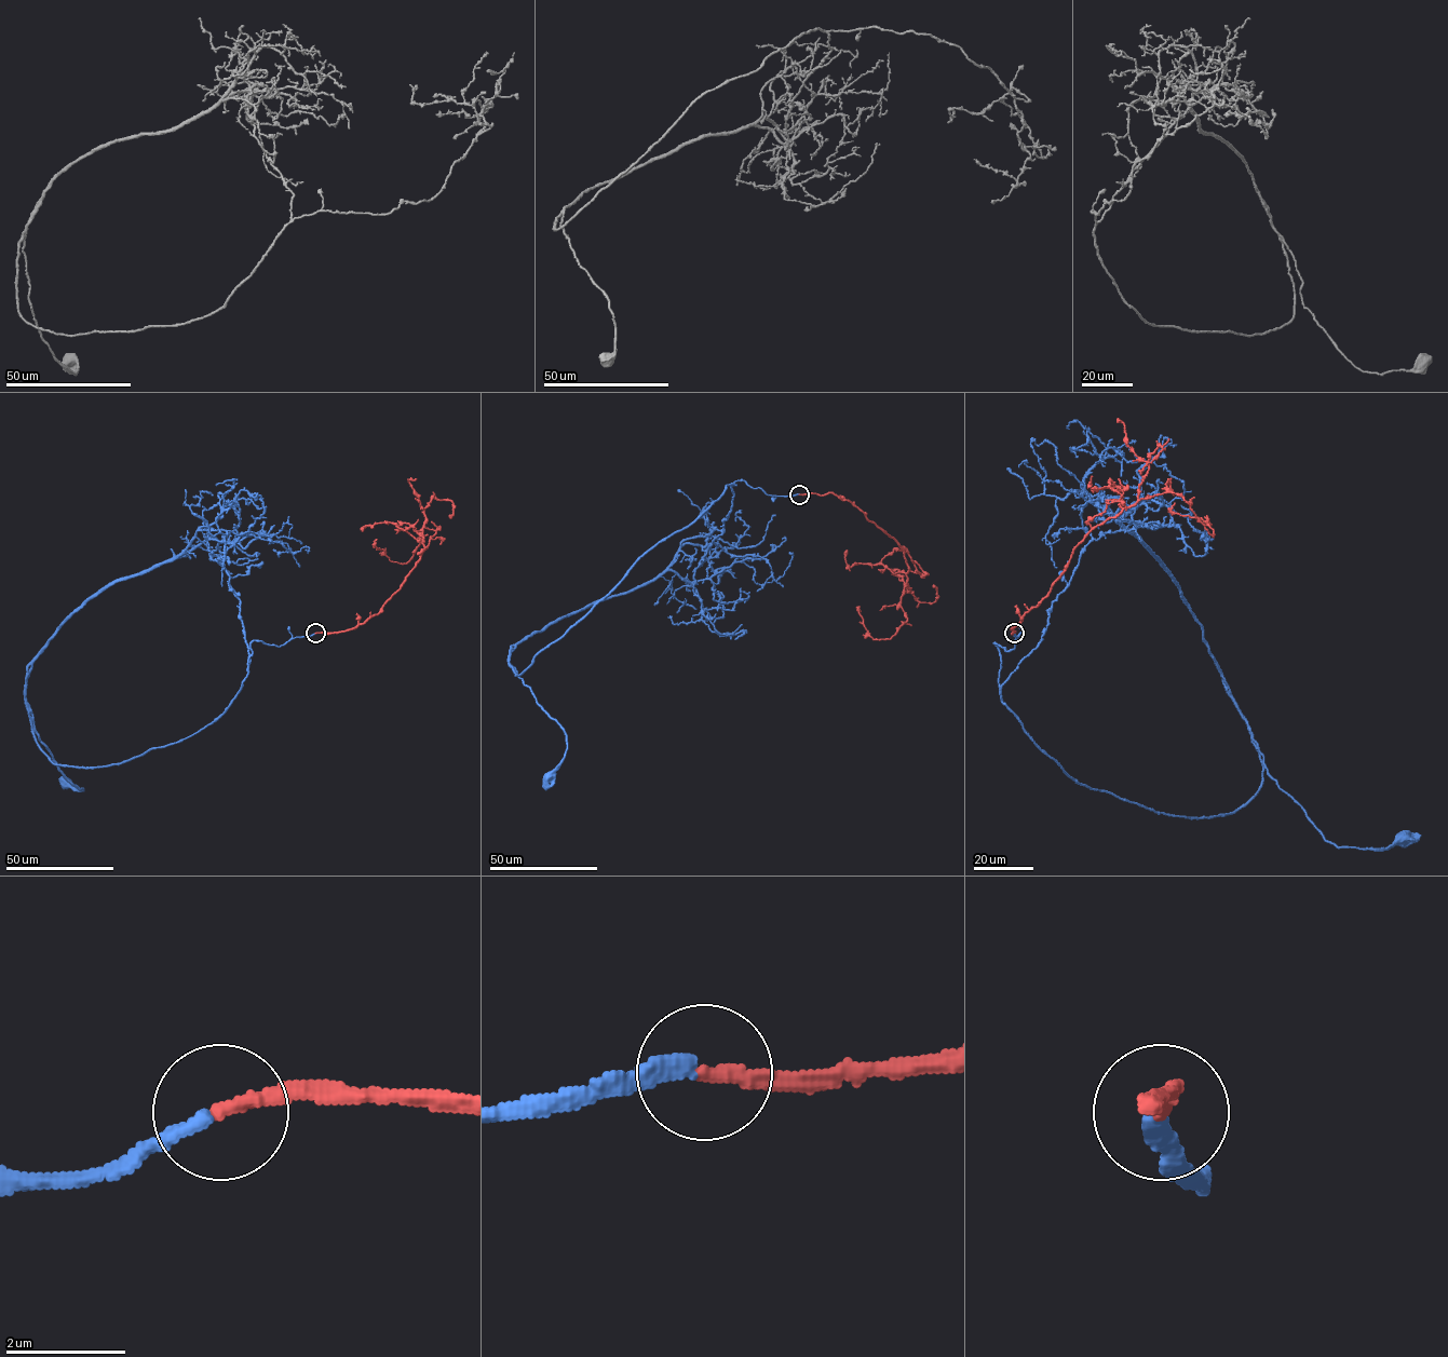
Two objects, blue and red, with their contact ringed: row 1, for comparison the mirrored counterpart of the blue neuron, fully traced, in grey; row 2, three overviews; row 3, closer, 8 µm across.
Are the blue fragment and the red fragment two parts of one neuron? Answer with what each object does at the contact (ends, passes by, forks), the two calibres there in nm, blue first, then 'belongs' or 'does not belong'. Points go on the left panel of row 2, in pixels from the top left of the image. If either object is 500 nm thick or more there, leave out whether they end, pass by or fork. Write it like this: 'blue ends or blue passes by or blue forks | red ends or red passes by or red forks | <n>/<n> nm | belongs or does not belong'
blue ends | red ends | 280/260 nm | belongs

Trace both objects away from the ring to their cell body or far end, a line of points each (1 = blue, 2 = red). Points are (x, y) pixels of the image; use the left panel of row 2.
1: (315, 633), (253, 641), (218, 717), (121, 763), (54, 764), (28, 709), (83, 789), (65, 782)
2: (315, 633), (350, 629), (376, 614), (424, 548), (417, 531), (423, 539), (398, 564), (377, 539)

